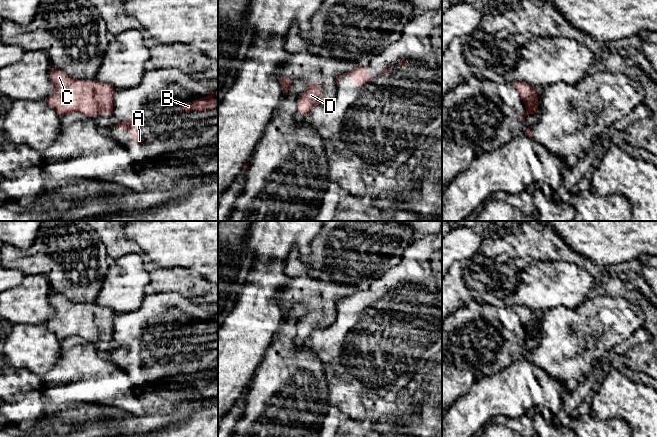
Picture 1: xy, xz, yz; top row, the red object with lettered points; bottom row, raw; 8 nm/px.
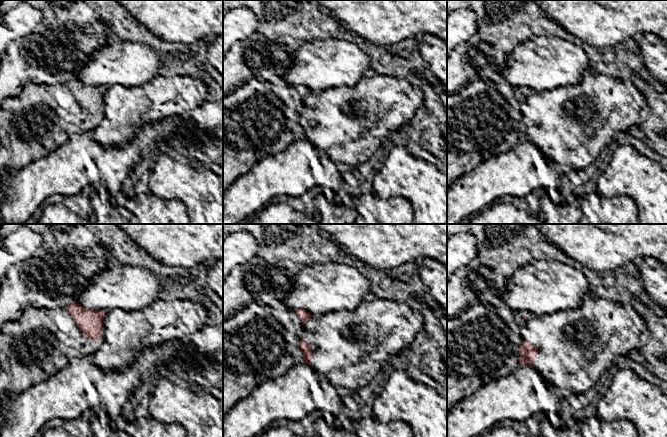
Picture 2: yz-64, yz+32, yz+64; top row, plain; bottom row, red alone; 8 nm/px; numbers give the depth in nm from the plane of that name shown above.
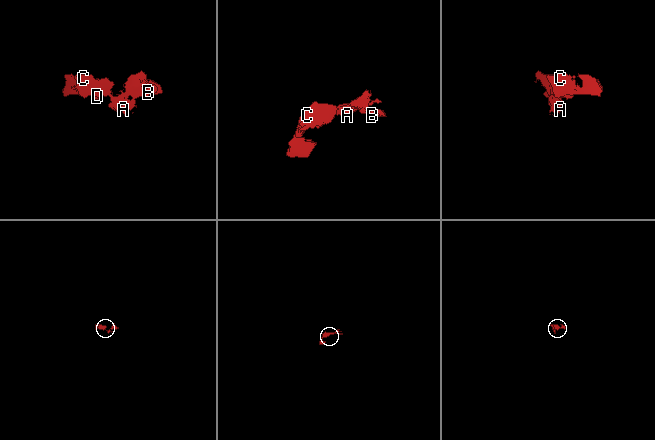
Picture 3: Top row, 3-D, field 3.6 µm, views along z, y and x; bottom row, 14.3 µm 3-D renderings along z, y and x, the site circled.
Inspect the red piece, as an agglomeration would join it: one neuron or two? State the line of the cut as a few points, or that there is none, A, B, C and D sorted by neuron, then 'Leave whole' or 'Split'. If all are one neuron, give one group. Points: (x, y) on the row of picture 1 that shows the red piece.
Split along yz (525, 106), (532, 113). Groups: A B / C D. Split

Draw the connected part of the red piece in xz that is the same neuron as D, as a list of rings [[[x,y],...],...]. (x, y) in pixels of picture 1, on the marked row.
[[[306,83],[306,85],[305,92],[300,94],[297,100],[298,112],[302,115],[305,115],[322,102],[321,86],[314,83]]]

